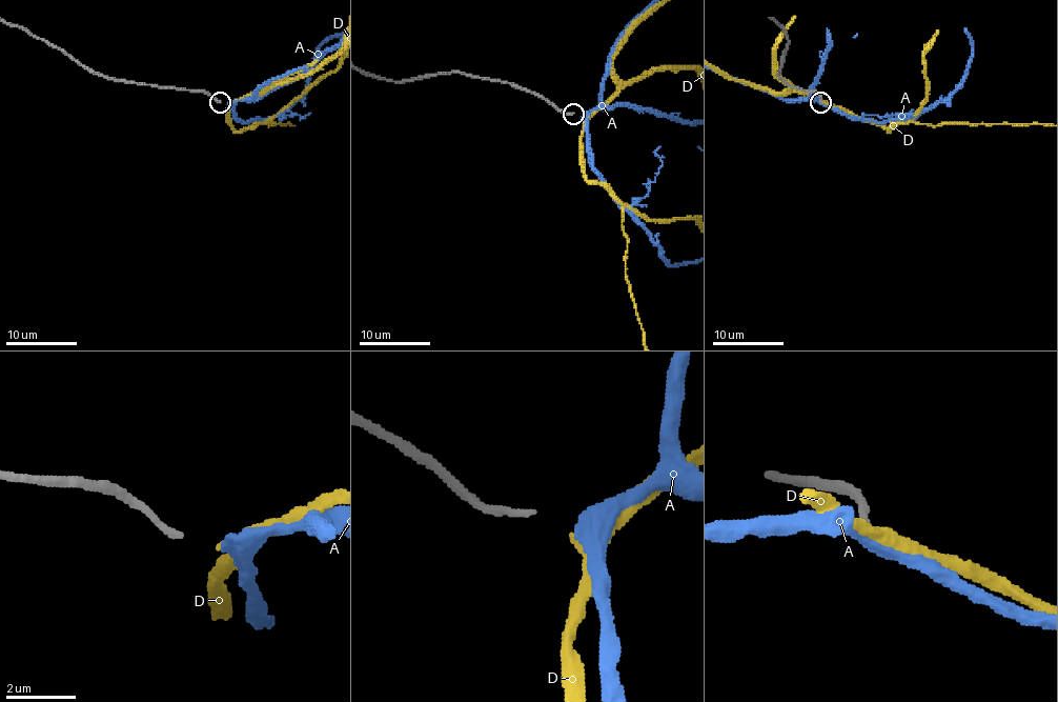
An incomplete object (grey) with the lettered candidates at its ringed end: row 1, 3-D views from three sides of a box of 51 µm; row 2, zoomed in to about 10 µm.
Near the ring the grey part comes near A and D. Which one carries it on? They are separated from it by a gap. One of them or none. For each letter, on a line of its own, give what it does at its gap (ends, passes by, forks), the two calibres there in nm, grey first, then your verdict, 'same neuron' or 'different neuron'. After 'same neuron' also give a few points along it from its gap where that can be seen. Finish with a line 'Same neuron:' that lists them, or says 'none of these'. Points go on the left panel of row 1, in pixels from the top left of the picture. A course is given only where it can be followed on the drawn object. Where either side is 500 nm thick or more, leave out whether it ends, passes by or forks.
A: it passes by | 170/400 nm | different neuron
D: it passes by | 170/240 nm | same neuron
Same neuron: D

